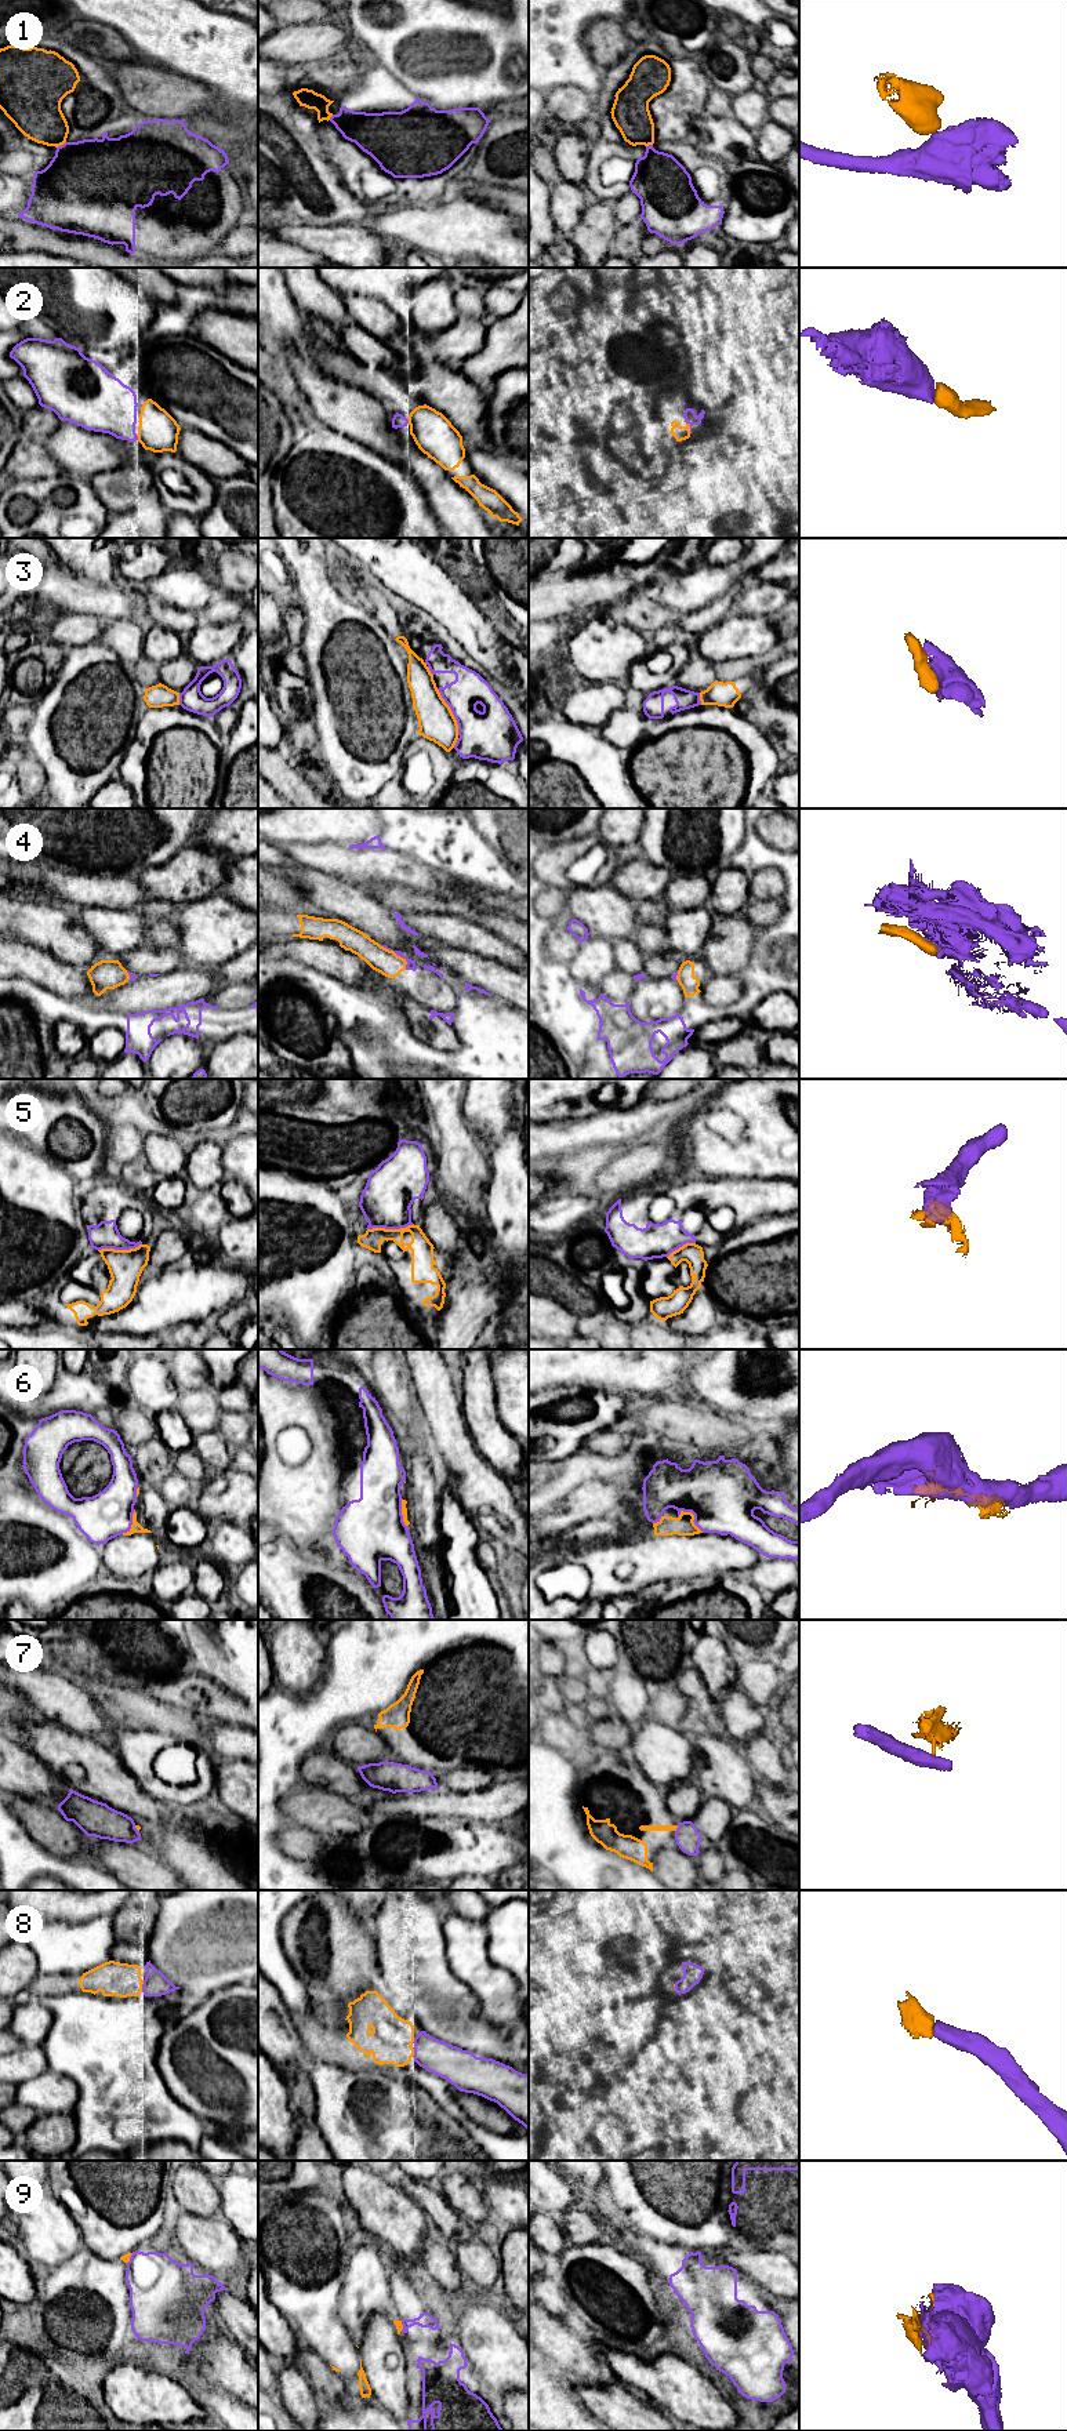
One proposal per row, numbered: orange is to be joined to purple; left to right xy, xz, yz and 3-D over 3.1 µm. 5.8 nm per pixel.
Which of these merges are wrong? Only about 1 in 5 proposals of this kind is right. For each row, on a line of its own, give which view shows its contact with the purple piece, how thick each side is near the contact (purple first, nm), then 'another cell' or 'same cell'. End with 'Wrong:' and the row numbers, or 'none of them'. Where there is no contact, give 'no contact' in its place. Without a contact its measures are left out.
1: xy | 460/280 nm | another cell
2: yz | 70/80 nm | same cell
3: xz | 280/220 nm | another cell
4: xz | 50/150 nm | same cell
5: xz | 300/130 nm | another cell
6: yz | 400/120 nm | another cell
7: yz | 140/30 nm | another cell
8: xy | 140/200 nm | same cell
9: xz | 90/50 nm | another cell
Wrong: 1, 3, 5, 6, 7, 9

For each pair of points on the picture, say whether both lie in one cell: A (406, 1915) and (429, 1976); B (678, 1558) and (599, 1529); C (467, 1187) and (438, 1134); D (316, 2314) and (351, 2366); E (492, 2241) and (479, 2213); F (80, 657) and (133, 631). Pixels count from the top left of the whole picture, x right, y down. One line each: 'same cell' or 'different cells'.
A: same cell
B: different cells
C: same cell
D: same cell
E: different cells
F: different cells

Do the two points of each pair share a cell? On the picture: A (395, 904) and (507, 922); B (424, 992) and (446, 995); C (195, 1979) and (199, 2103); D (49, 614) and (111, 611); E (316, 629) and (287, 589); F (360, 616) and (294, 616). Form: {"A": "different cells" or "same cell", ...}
{"A": "same cell", "B": "same cell", "C": "different cells", "D": "same cell", "E": "different cells", "F": "different cells"}

